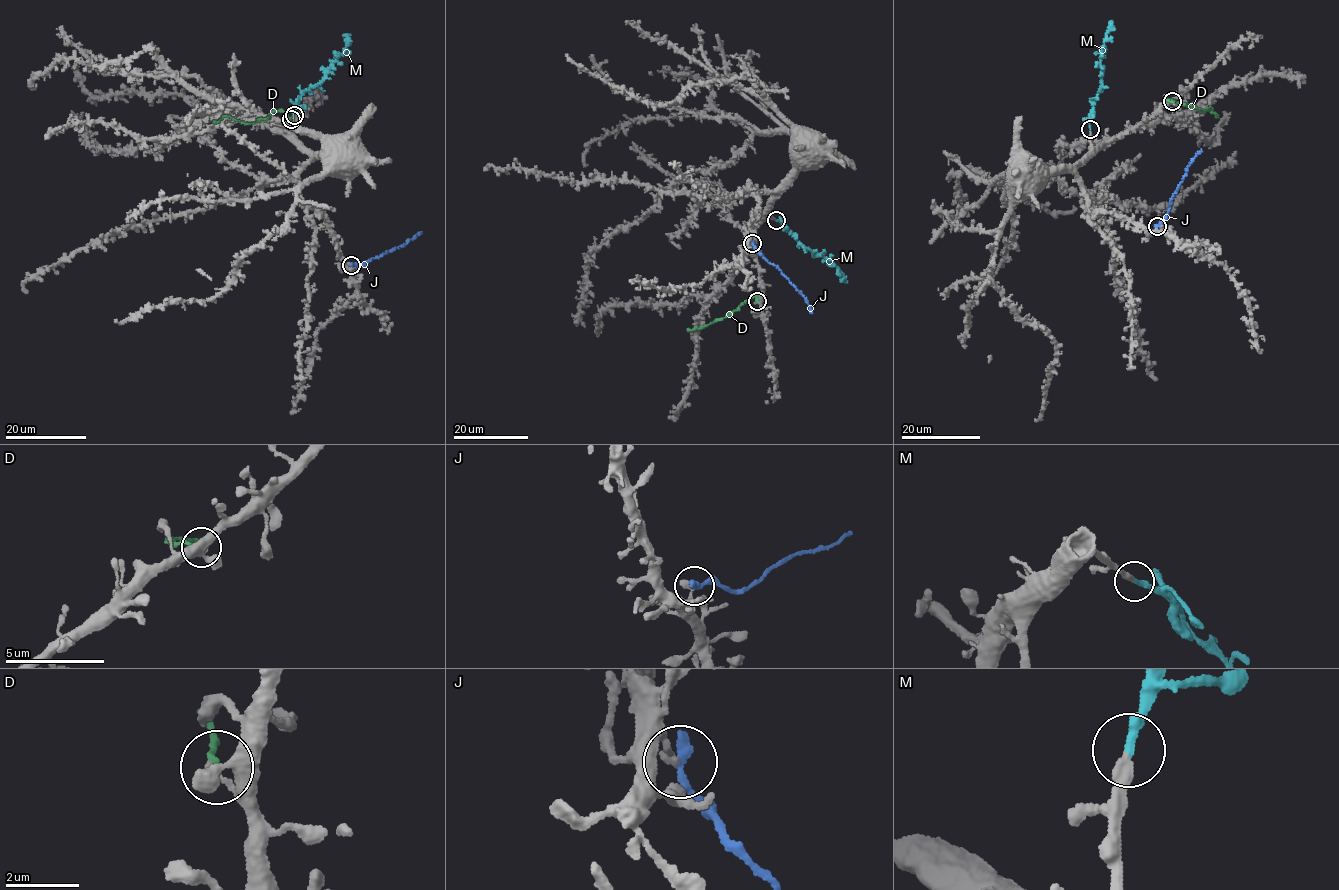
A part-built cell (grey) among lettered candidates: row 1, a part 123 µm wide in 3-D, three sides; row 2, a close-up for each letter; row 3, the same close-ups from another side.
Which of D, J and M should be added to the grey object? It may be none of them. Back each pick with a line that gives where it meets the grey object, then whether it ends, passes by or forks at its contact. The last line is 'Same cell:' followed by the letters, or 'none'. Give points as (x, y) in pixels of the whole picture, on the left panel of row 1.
M: contact (294, 115); it ends
Same cell: M

